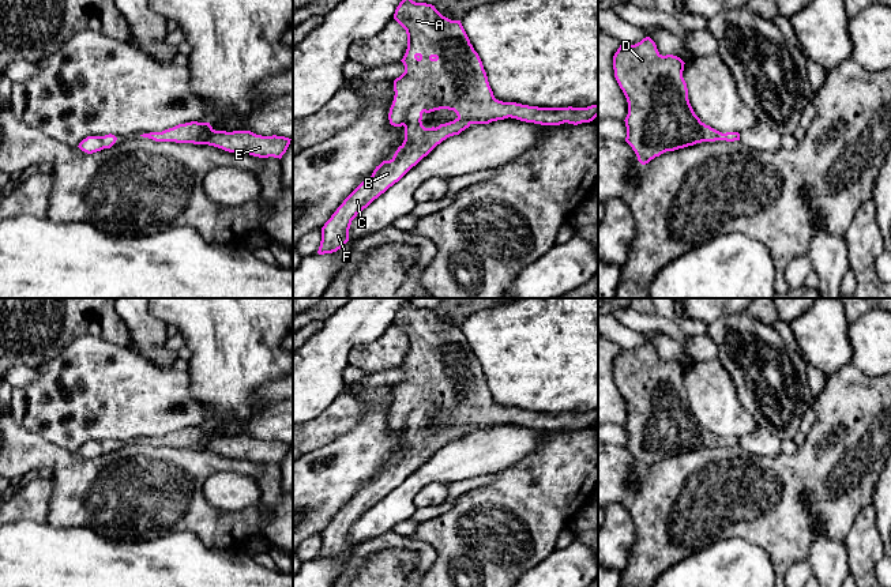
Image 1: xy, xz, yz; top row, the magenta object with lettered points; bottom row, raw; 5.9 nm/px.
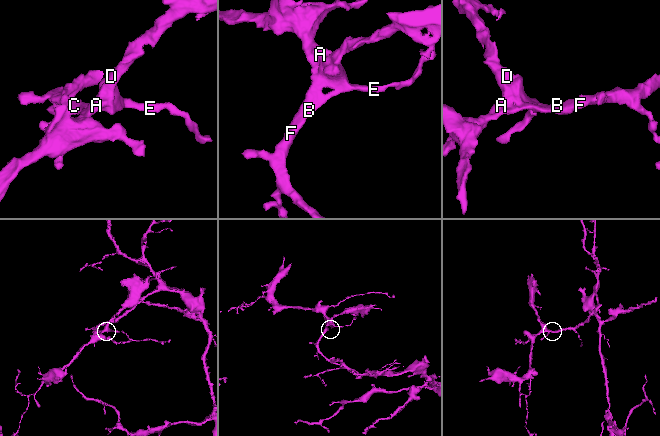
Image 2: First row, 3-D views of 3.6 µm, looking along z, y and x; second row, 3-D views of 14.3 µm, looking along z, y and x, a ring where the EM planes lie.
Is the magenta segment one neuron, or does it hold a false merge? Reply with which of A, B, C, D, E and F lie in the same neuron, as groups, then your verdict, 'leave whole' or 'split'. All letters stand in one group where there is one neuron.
A B C D E F | leave whole

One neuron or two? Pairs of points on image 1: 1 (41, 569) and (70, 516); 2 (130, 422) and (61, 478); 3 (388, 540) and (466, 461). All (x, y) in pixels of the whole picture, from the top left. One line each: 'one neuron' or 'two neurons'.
1: two neurons
2: two neurons
3: two neurons

